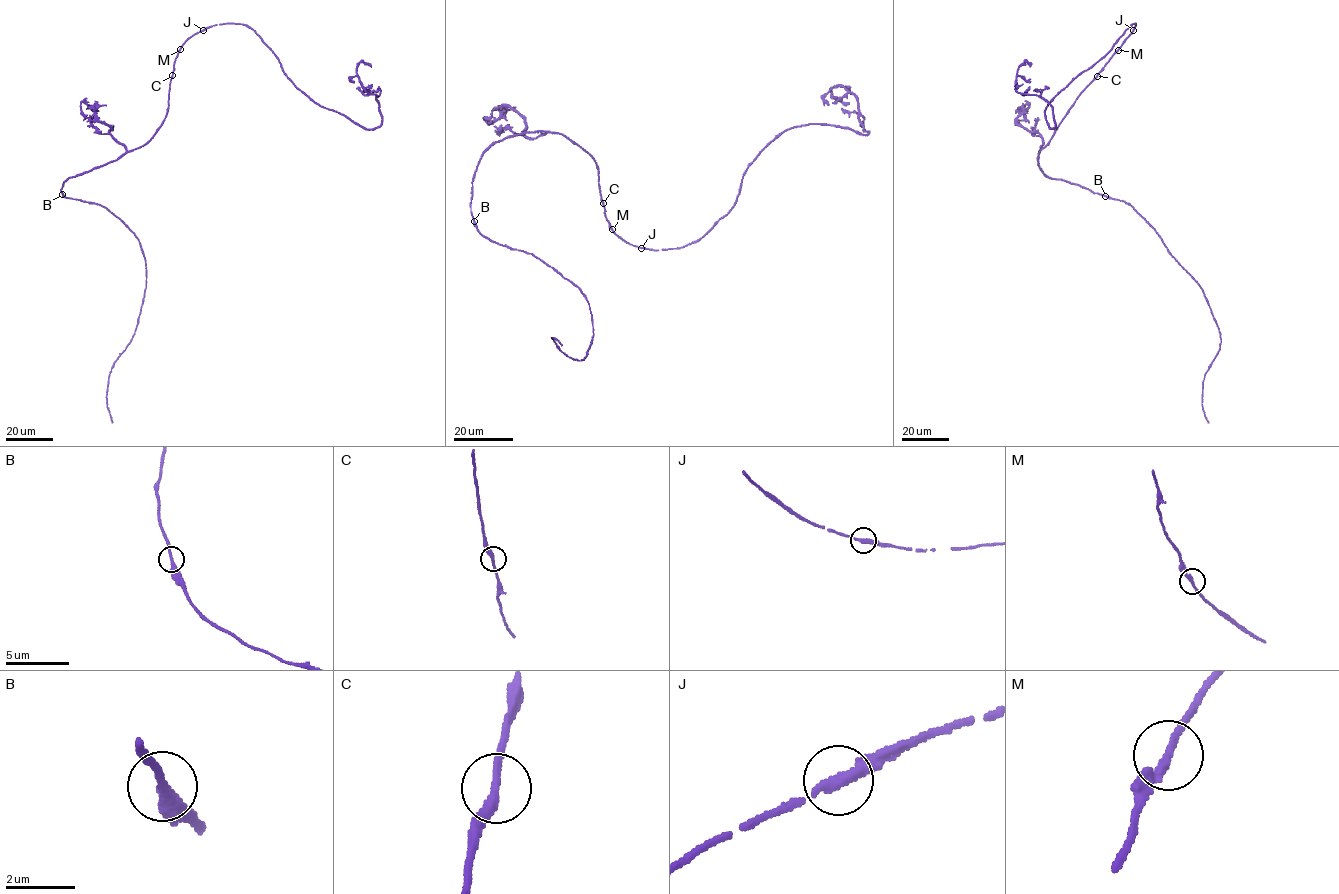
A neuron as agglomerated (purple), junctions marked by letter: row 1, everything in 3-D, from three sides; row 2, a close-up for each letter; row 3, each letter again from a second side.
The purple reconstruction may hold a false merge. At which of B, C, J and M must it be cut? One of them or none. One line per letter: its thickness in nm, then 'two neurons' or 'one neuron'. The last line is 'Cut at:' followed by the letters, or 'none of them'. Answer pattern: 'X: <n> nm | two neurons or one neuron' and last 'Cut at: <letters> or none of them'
B: 280 nm | one neuron
C: 280 nm | one neuron
J: 320 nm | one neuron
M: 280 nm | one neuron
Cut at: none of them

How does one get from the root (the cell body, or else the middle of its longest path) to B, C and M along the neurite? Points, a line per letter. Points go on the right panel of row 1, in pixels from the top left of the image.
B: (1057, 127), (1039, 152), (1040, 169), (1051, 178), (1079, 184), (1105, 196)
C: (1057, 127), (1080, 92), (1096, 76)
M: (1057, 127), (1080, 92), (1117, 50)

